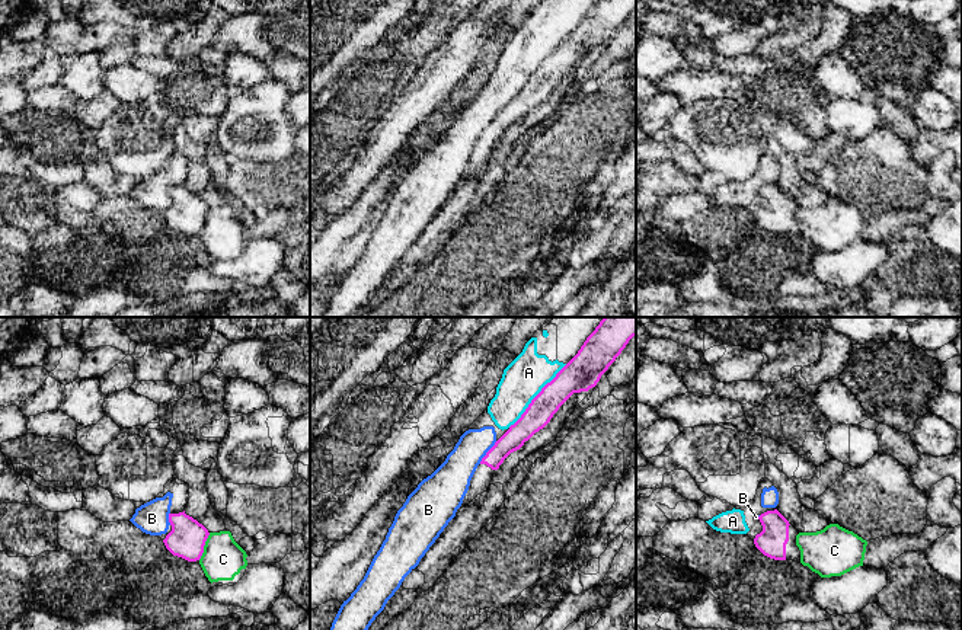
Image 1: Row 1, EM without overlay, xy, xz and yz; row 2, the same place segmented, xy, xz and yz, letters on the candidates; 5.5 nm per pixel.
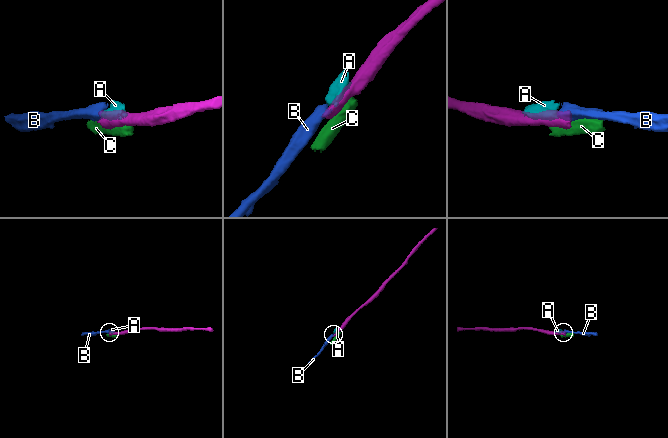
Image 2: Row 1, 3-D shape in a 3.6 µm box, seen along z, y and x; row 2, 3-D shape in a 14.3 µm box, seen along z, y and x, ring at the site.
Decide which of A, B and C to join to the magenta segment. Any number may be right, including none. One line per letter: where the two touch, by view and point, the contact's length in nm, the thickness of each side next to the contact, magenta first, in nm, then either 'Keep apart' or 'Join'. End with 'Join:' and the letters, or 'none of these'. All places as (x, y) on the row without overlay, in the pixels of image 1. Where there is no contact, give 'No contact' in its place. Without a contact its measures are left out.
A: Touches magenta at xz (536, 70). Shared border 480 nm. Thickness 170 nm (magenta) against 220 nm. Keep apart
B: Touches magenta at xz (486, 127). Shared border 160 nm. Thickness 120 nm (magenta) against 200 nm. Keep apart
C: Touches magenta at xy (204, 218). Shared border 170 nm. Thickness 200 nm (magenta) against 220 nm. Keep apart
Join: none of these

